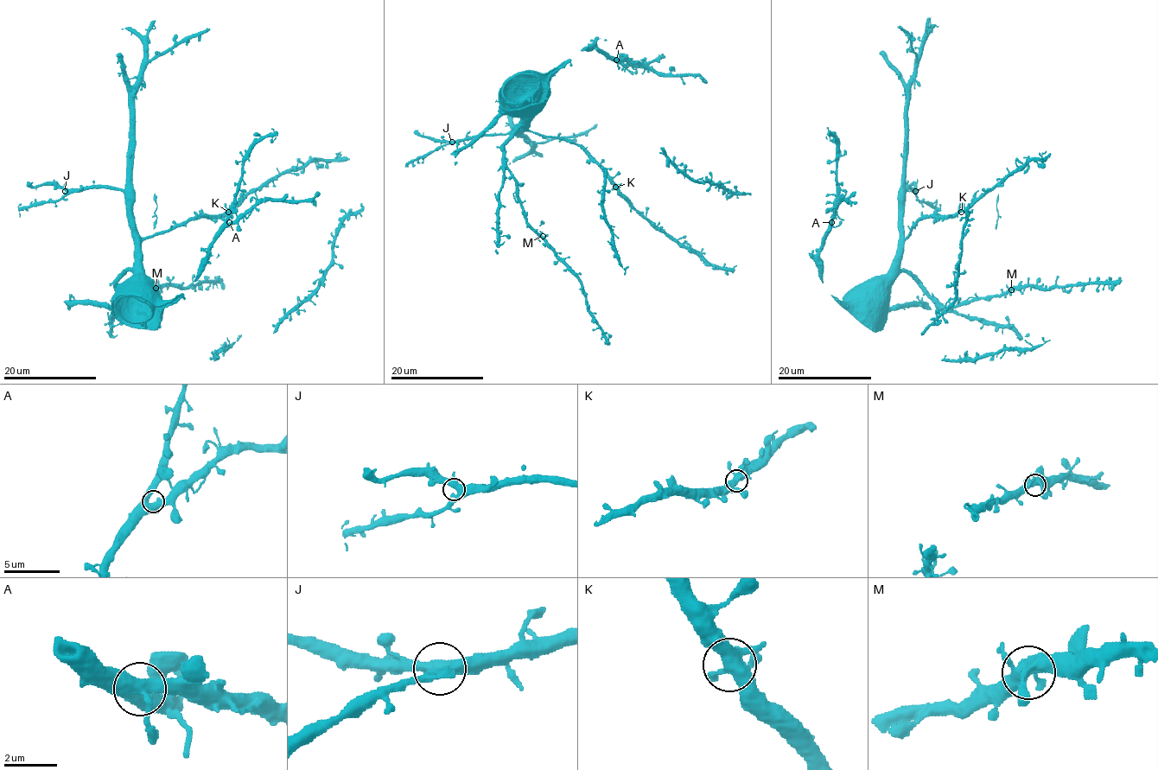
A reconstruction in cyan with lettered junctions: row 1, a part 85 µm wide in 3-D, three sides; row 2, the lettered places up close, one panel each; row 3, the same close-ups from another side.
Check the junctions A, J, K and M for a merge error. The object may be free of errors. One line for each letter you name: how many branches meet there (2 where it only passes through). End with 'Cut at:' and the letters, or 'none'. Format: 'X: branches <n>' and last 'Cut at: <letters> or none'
Cut at: none

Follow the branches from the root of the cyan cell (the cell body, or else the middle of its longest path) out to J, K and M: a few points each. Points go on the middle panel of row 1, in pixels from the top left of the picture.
J: (550, 137), (518, 129), (508, 134), (467, 137), (452, 142)
K: (550, 137), (575, 142), (615, 187)
M: (550, 137), (520, 127), (504, 144), (505, 165), (514, 179), (522, 215), (542, 236)

